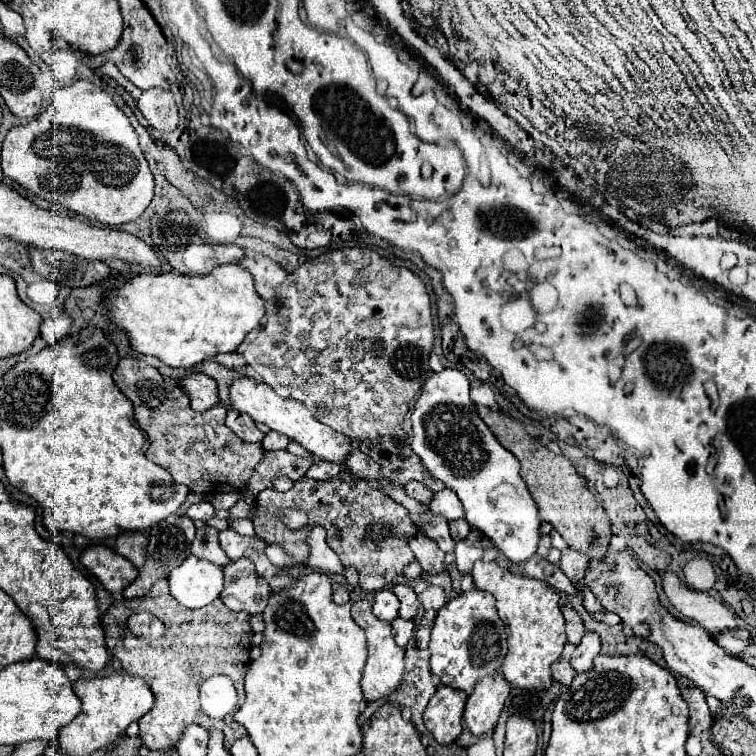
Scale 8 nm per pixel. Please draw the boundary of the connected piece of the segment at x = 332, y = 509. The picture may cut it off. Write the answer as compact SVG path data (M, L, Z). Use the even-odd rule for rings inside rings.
M316 460L306 472L308 478L302 476L302 480L298 480L292 490L262 490L256 496L258 516L254 520L254 530L256 536L262 538L266 544L282 546L296 564L306 566L310 556L306 548L306 534L312 526L324 526L328 532L328 546L338 554L344 566L352 566L358 570L362 578L362 590L376 592L390 584L398 574L402 574L402 568L414 560L414 554L408 548L406 540L416 534L416 526L408 518L408 510L402 504L394 502L384 492L368 486L364 480L354 478L348 468L344 468L342 472L340 470L340 464ZM288 508L304 510L308 514L308 526L304 526L302 530L290 530L284 522L280 522L278 512L284 512Z

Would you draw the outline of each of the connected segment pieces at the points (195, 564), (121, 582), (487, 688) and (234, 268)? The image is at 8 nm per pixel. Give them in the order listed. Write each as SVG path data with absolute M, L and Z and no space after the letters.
M188 556L168 574L170 594L186 608L202 608L222 592L222 568Z
M90 546L81 554L80 562L104 584L108 592L124 590L138 576L138 568L106 546Z
M498 672L494 676L484 676L482 680L478 680L464 708L466 728L476 736L494 730L508 694L510 684Z
M226 264L214 268L208 276L184 276L184 274L138 274L118 286L120 294L116 298L106 298L104 306L112 322L126 330L130 344L136 352L156 356L174 368L192 368L198 362L214 360L218 354L234 352L248 332L260 326L266 314L264 300L254 292L254 280L246 268L240 264Z

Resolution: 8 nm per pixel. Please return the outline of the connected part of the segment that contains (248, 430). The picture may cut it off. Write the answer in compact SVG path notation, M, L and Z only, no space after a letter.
M228 410L226 426L236 436L240 436L244 442L262 442L262 438L264 438L264 434L256 428L254 420L242 412L236 412L236 410Z

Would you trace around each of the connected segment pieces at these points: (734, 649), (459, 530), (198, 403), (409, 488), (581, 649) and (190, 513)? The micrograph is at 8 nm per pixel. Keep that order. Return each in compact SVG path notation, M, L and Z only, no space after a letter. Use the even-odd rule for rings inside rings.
M738 628L738 630L726 630L726 632L720 632L718 636L714 634L714 640L726 652L730 652L730 656L740 656L748 648L748 644L752 644L750 632L742 630L742 628Z
M464 518L452 520L452 522L448 522L448 524L450 524L450 534L452 534L454 540L466 540L466 536L468 536L468 532L470 532L470 526L468 526L468 522L466 522Z
M190 372L186 378L180 378L178 384L190 398L192 408L198 412L204 412L206 408L212 408L214 404L220 402L216 392L216 382L202 372Z
M416 480L408 482L408 484L404 486L404 490L406 490L406 494L408 494L410 498L416 498L418 502L424 502L424 504L428 504L428 502L432 500L432 496L434 496L434 492L430 492L430 488L426 488L426 484L416 482Z
M586 632L582 642L576 646L574 654L570 656L570 664L576 672L586 672L592 670L594 656L600 654L600 636L596 632Z
M196 502L196 504L192 504L192 506L186 510L186 516L192 518L192 520L202 520L202 522L206 522L206 520L210 520L210 518L214 516L214 508L212 508L210 502Z

